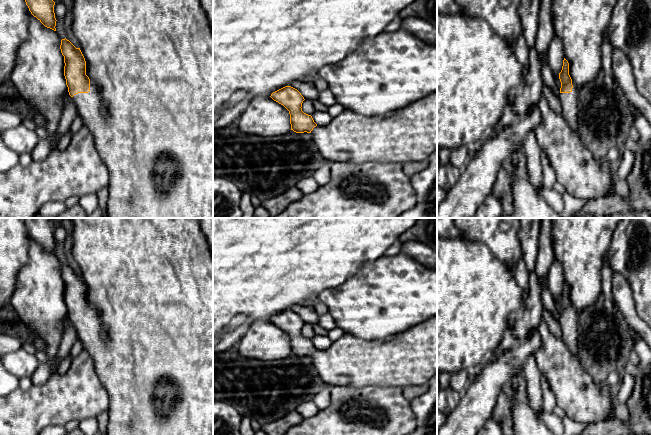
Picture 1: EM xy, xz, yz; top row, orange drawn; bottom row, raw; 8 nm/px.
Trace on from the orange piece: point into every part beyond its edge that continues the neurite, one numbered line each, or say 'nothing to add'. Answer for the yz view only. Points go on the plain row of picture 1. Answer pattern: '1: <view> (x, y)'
1: yz (579, 244)

